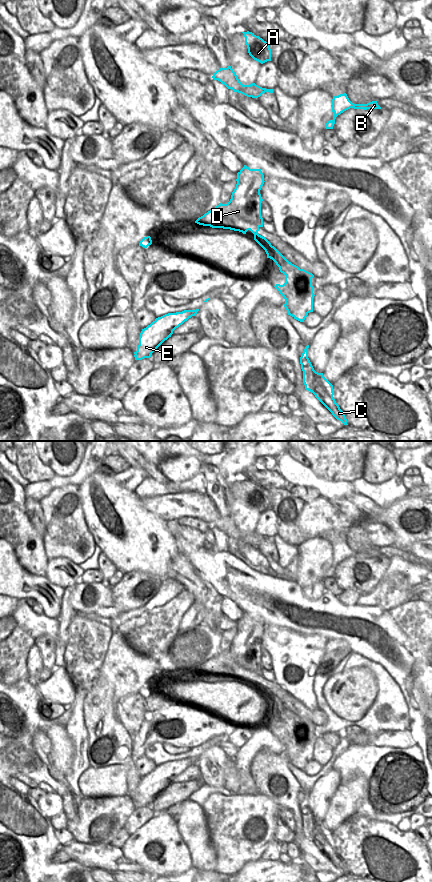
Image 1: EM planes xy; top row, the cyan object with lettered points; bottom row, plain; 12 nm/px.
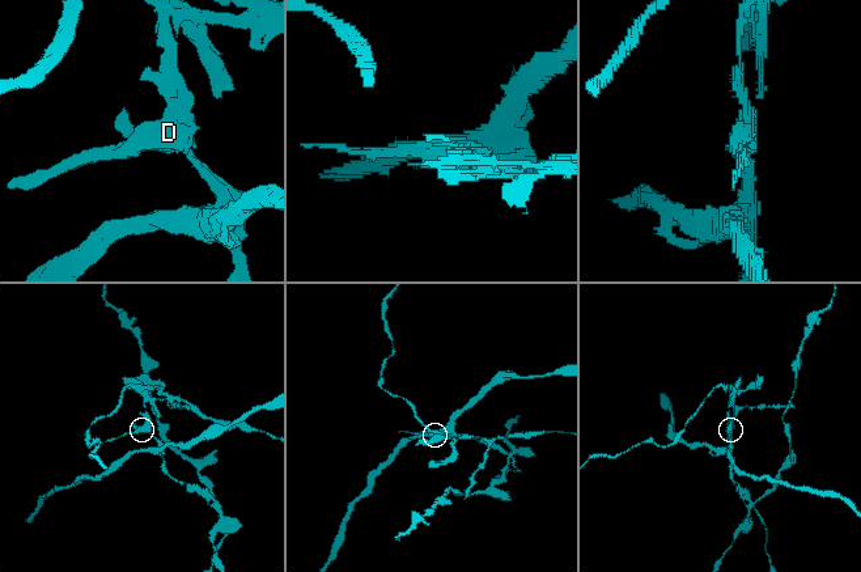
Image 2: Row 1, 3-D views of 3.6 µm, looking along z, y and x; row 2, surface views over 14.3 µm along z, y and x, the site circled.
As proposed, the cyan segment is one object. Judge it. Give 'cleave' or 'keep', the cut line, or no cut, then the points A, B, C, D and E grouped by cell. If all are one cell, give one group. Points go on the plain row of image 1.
cleave; cut xy (309, 720), (297, 729), (296, 748), (308, 760); groups A B C D / E

